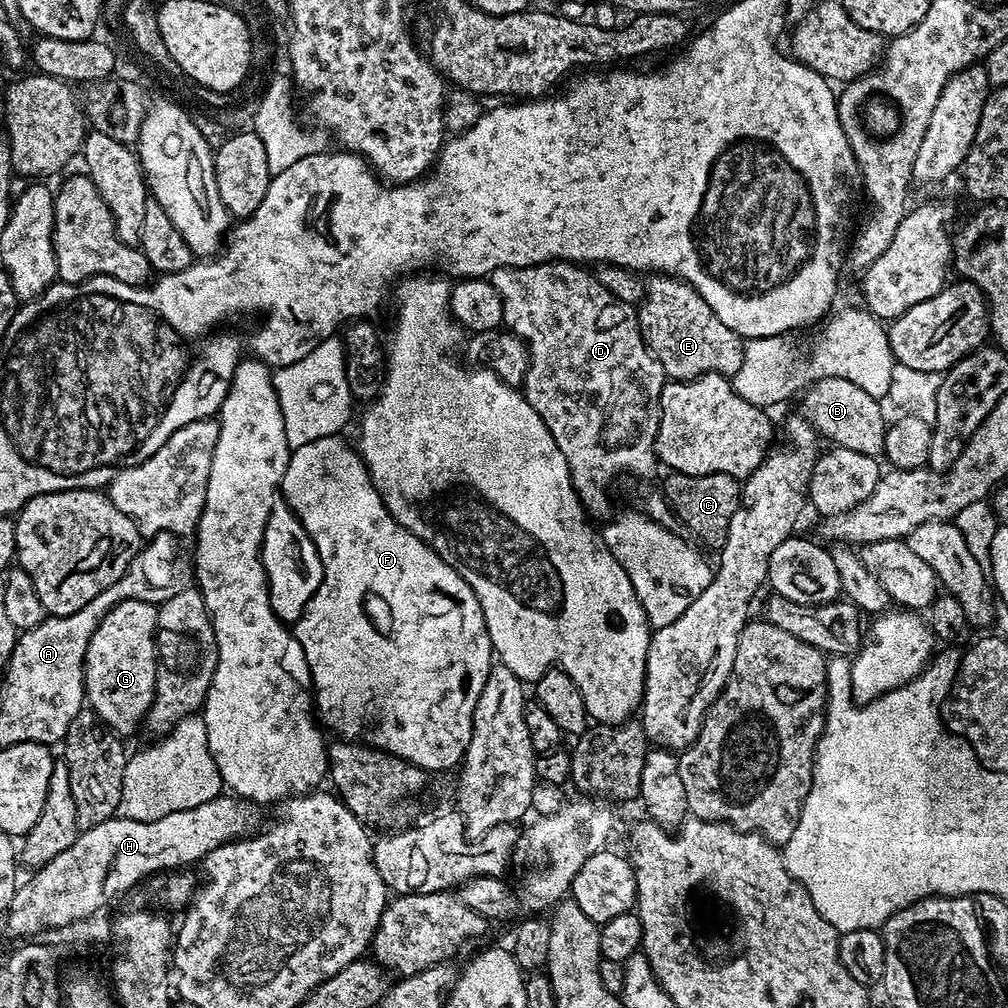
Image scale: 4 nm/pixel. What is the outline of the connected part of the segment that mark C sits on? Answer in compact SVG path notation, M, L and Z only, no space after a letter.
M669 471L662 485L662 493L676 515L679 523L688 527L706 547L712 550L726 542L726 534L730 530L730 518L734 518L734 510L740 505L741 481L730 474L682 474Z

